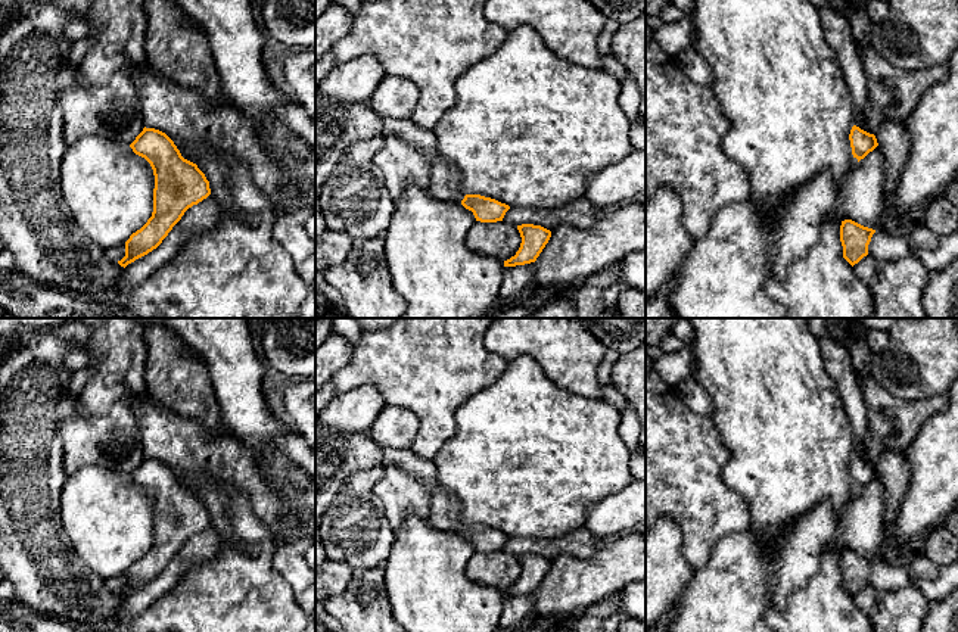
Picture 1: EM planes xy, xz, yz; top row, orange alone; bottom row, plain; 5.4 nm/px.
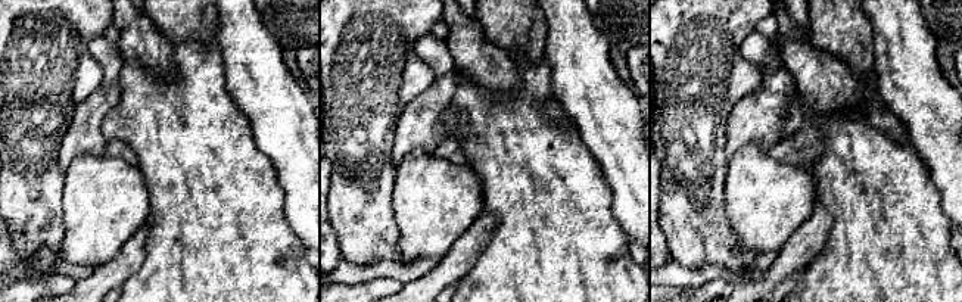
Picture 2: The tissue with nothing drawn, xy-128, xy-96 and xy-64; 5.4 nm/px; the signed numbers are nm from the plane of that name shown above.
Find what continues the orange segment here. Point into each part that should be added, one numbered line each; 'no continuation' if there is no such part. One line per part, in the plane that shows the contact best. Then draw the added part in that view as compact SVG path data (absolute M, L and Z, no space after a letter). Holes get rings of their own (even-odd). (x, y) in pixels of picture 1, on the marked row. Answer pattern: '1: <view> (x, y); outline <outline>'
1: xz (445, 178); outline M379 116L383 134L392 134L416 146L430 162L430 193L441 200L461 202L464 193L460 190L461 175L458 169L445 159L436 146L433 131L419 128L411 119L395 119Z

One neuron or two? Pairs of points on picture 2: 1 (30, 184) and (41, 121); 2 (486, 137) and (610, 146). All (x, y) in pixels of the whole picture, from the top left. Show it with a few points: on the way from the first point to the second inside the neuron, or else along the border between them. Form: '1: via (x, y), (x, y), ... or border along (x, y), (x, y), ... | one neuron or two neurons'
1: via (30, 168), (30, 137) | one neuron
2: border along (567, 115), (578, 130), (582, 143), (604, 174) | two neurons

